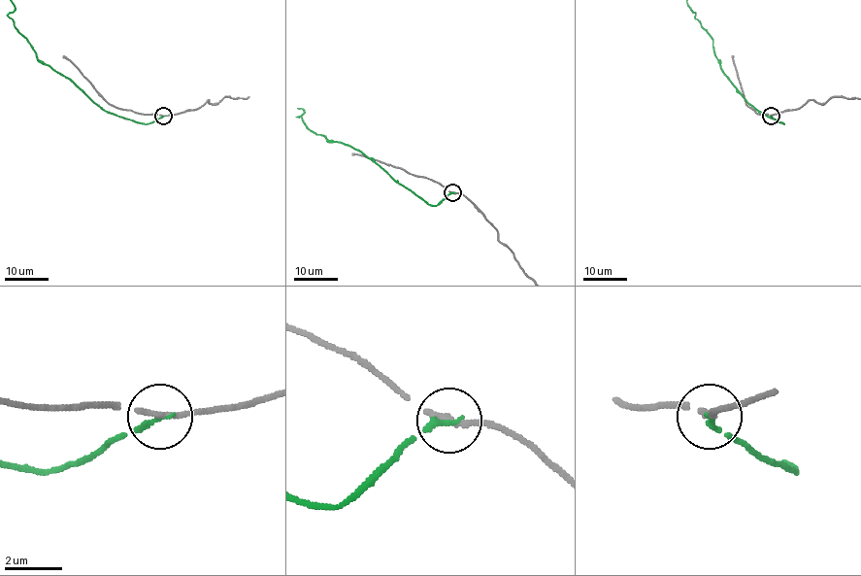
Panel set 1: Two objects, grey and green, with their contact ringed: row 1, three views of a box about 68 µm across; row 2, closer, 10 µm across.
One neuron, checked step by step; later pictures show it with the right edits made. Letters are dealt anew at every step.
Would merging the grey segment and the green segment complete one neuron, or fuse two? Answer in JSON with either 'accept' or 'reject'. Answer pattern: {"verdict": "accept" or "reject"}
{"verdict": "reject"}

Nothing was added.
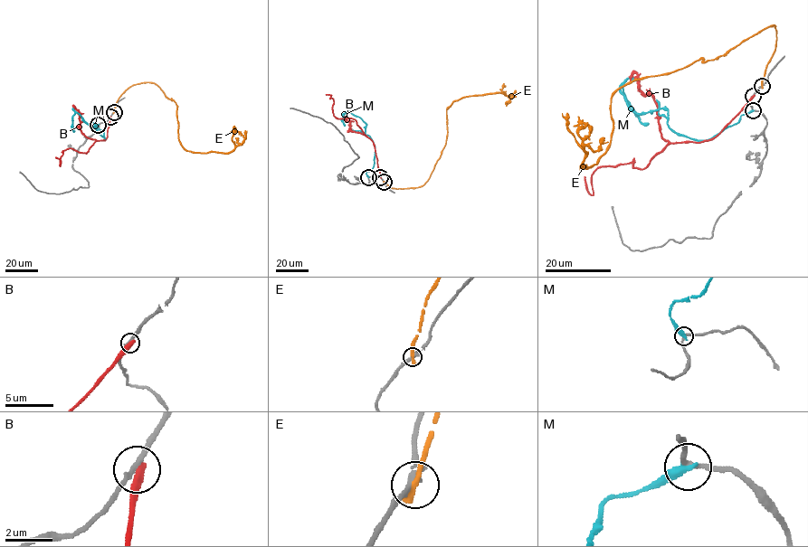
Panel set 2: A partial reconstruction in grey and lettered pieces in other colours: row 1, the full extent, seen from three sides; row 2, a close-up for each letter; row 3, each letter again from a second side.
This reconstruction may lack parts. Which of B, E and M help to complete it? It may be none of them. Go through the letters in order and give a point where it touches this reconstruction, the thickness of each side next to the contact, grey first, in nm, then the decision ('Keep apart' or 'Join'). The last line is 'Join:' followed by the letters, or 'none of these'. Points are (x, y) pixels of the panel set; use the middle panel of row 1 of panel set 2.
B: Touches grey at (380, 177). Thickness 200 nm (grey) against 460 nm. Keep apart
E: Touches grey at (384, 182). Thickness 260 nm (grey) against 360 nm. Keep apart
M: Touches grey at (368, 177). Thickness 190 nm (grey) against 400 nm. Keep apart
Join: none of these

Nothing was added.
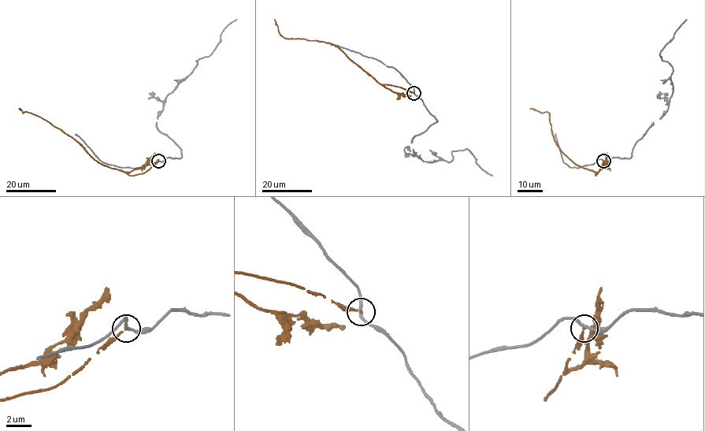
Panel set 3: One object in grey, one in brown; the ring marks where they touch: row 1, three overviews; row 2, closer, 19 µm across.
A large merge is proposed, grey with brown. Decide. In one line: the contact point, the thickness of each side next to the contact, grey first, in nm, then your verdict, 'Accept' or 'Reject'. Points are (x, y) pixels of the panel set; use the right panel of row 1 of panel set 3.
Place: (603, 161). Thickness 200 nm (grey) against 160 nm. Reject

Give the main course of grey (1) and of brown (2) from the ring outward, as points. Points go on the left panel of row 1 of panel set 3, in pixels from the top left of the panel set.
1: (158, 161), (181, 157), (157, 127), (164, 100), (236, 19)
2: (158, 161), (143, 172), (128, 175), (98, 162), (61, 129), (31, 113), (23, 113), (19, 109)

